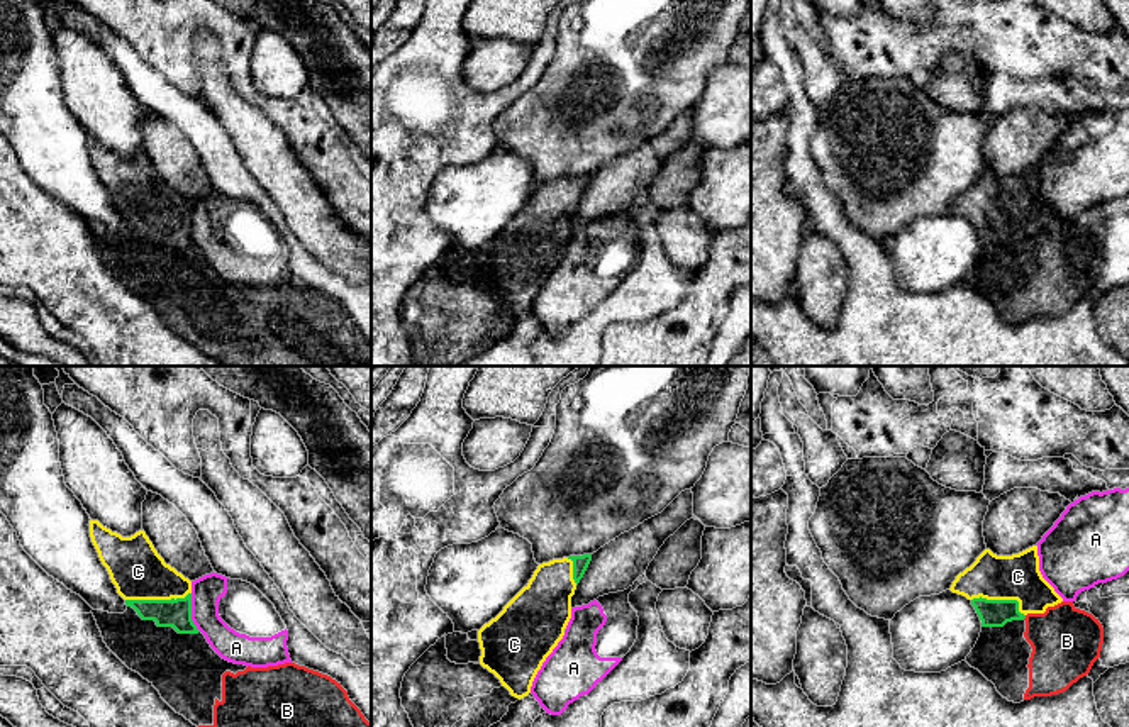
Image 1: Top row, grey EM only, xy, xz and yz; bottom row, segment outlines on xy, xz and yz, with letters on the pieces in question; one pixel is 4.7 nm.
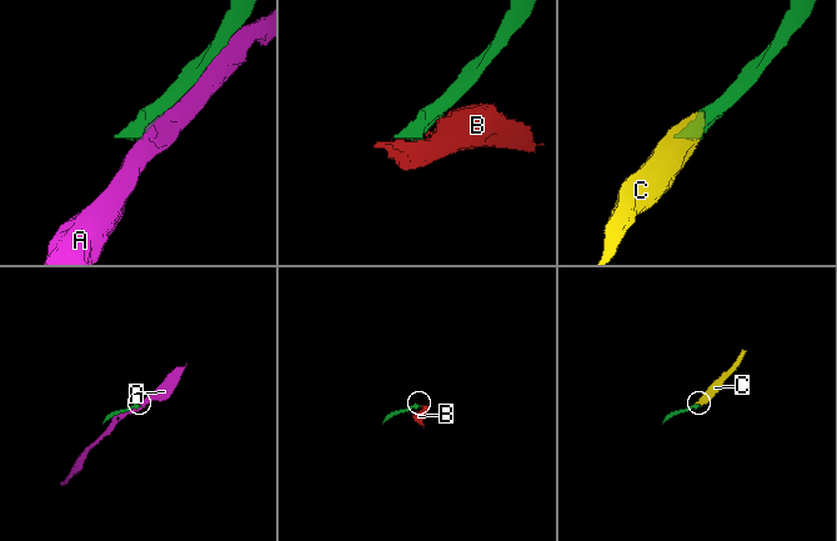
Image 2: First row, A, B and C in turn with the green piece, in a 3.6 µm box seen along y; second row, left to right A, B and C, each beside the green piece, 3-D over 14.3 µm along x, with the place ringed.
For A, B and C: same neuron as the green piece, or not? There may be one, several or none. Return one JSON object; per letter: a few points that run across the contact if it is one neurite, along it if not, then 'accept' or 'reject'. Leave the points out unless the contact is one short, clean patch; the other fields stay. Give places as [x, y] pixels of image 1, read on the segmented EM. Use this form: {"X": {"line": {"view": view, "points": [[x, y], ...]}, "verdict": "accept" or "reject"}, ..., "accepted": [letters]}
{"A": {"verdict": "reject"}, "B": {"line": {"view": "yz", "points": [[1026, 616], [1023, 619]]}, "verdict": "reject"}, "C": {"verdict": "accept"}, "accepted": ["C"]}

